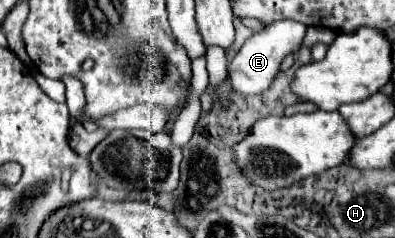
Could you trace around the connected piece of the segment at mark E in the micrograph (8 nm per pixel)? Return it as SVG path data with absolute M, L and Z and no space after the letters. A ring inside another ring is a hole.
M279 20L279 22L267 24L261 32L255 32L243 44L243 48L237 52L233 62L229 64L231 86L241 94L261 94L261 92L265 92L271 86L273 78L279 74L279 66L281 66L283 58L289 56L289 54L295 54L301 48L301 42L305 38L305 30L307 30L307 26L301 24L301 22Z

